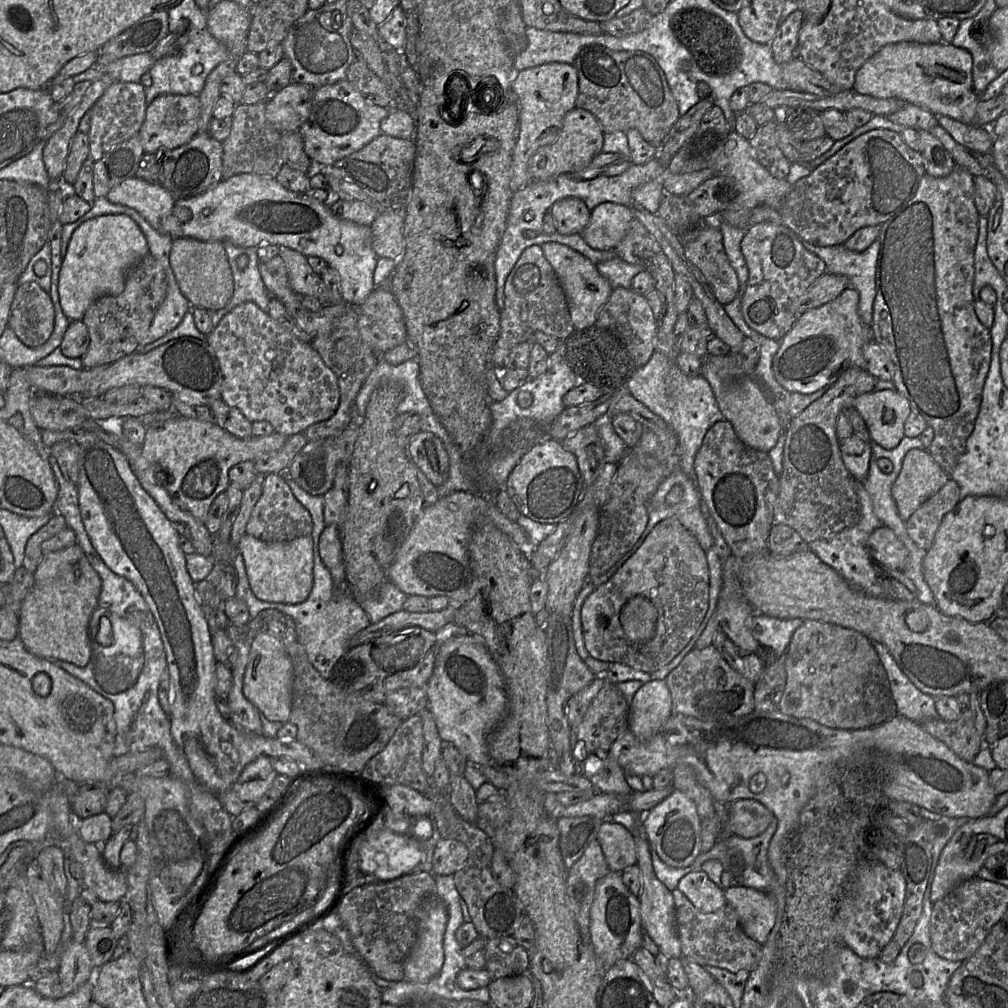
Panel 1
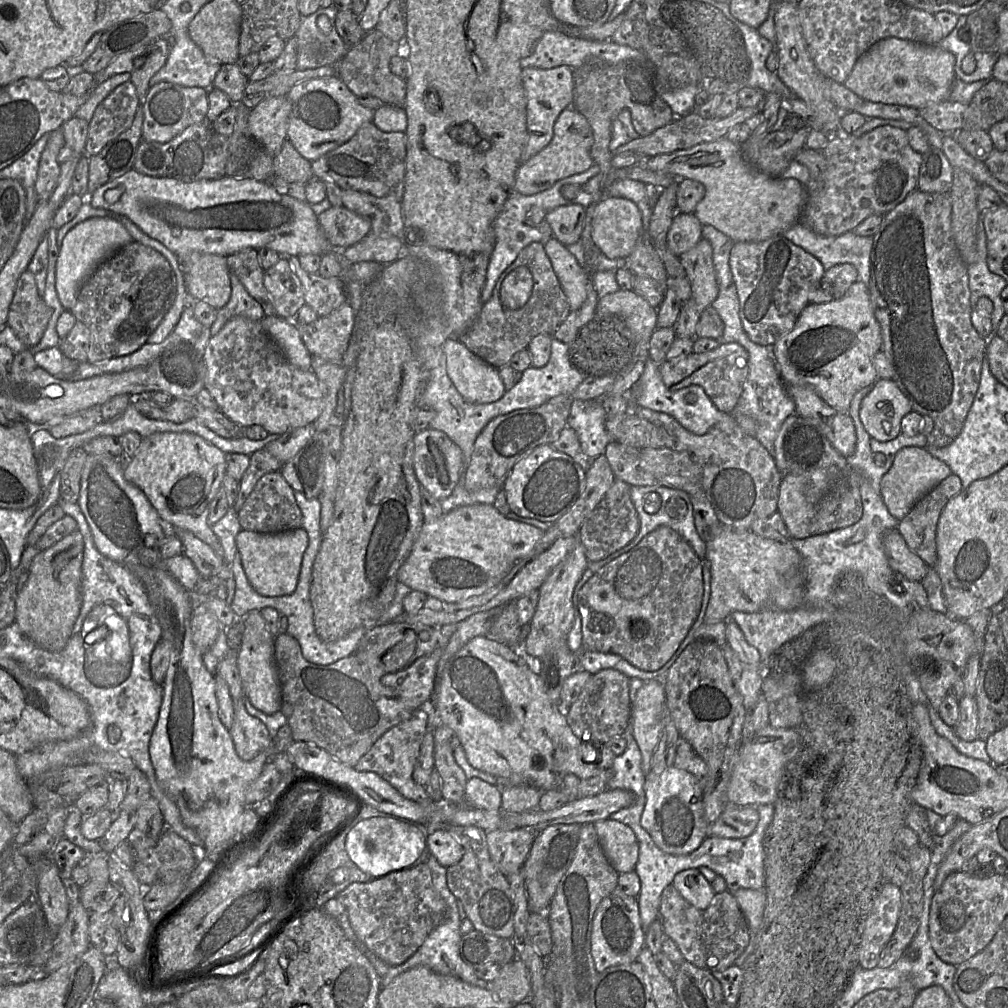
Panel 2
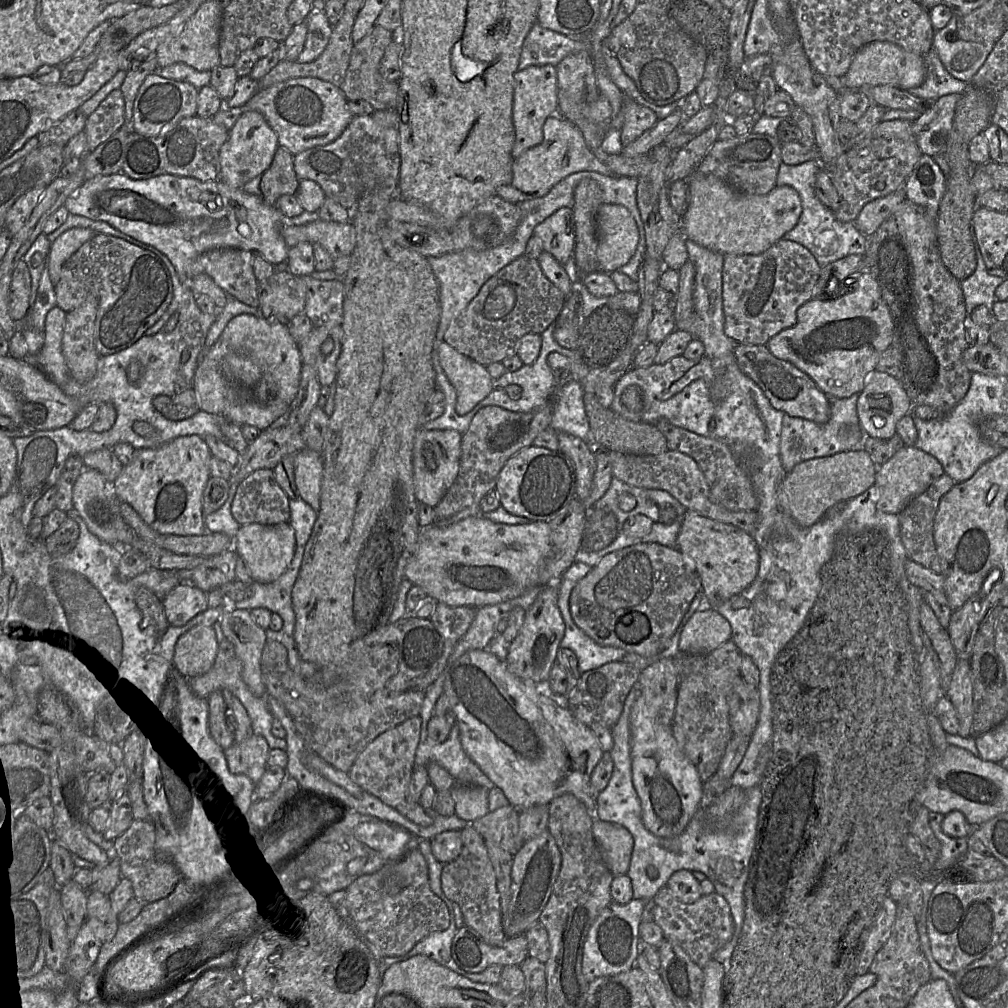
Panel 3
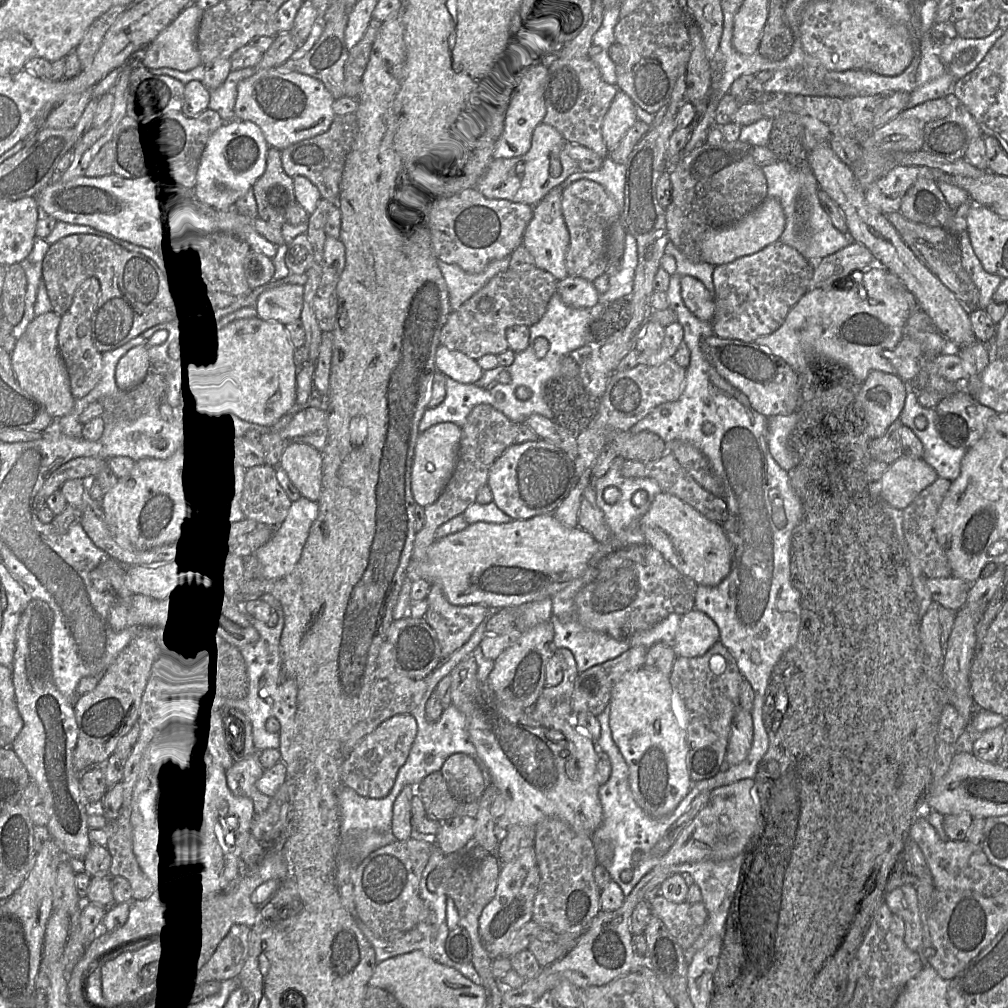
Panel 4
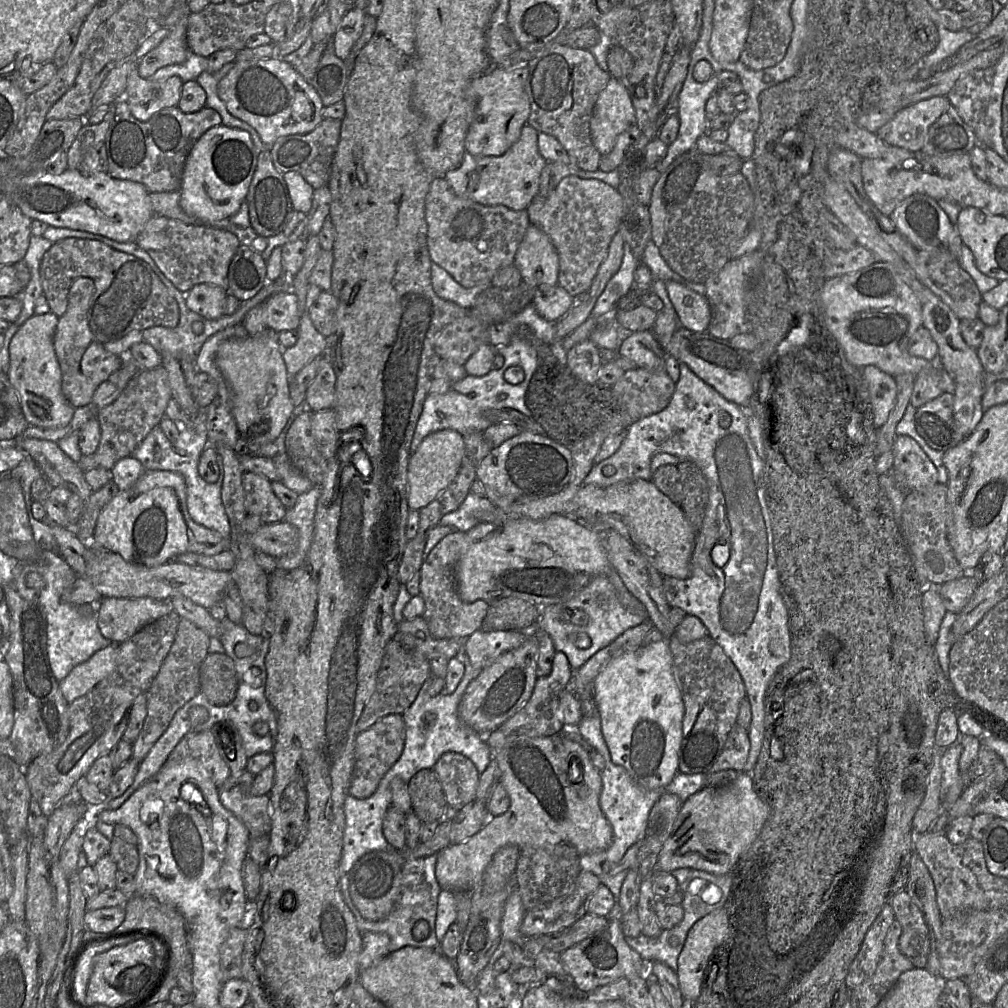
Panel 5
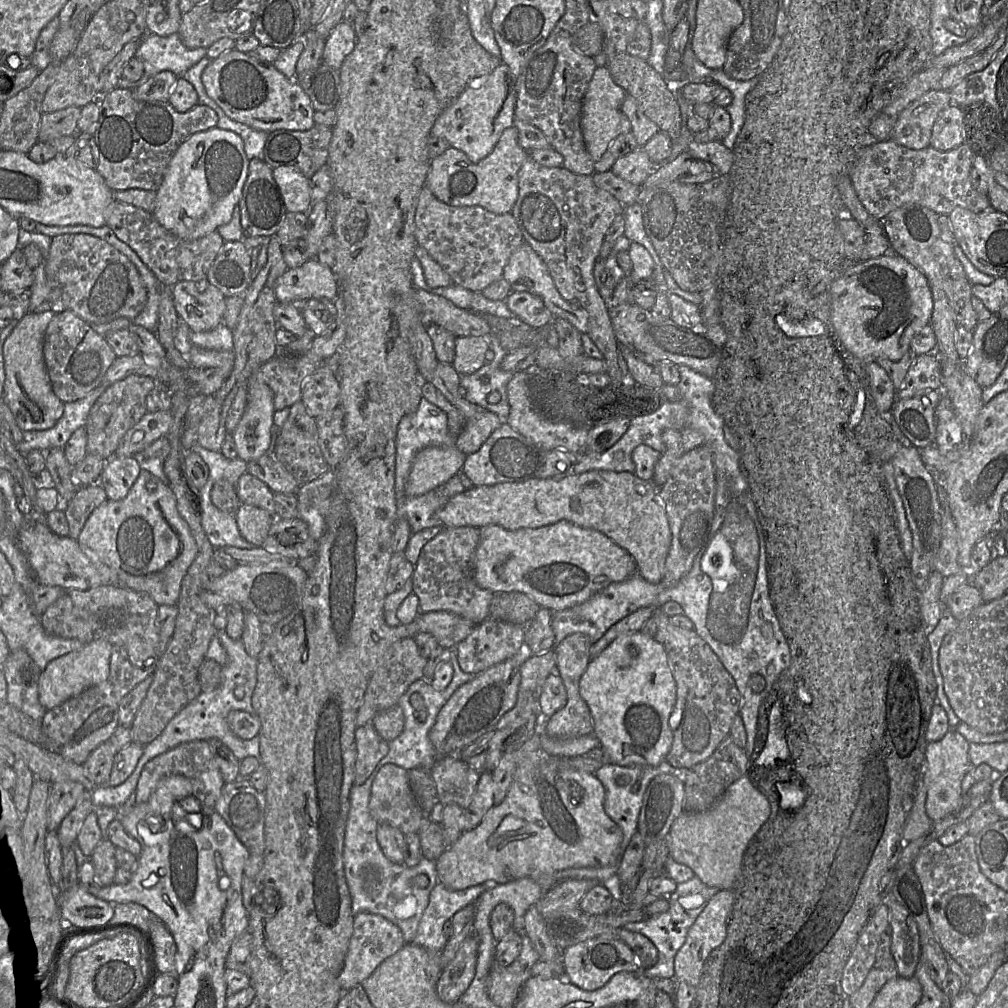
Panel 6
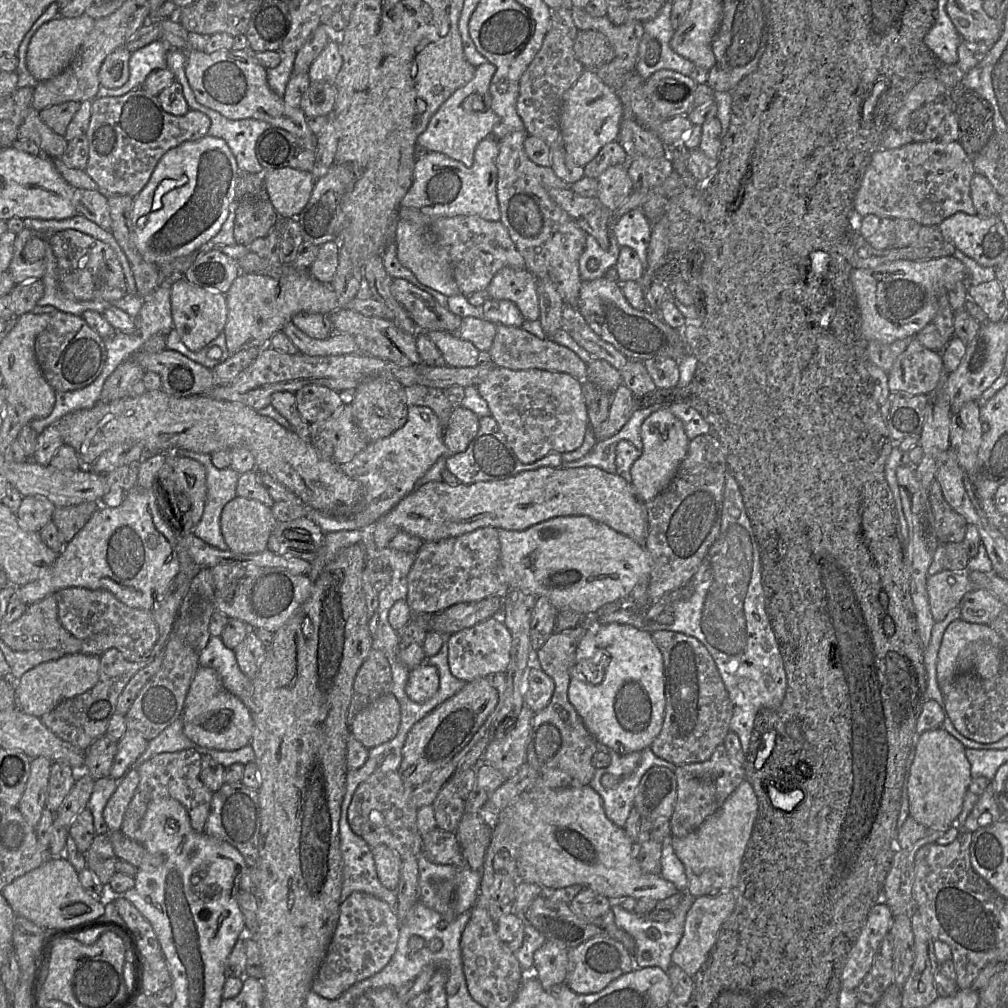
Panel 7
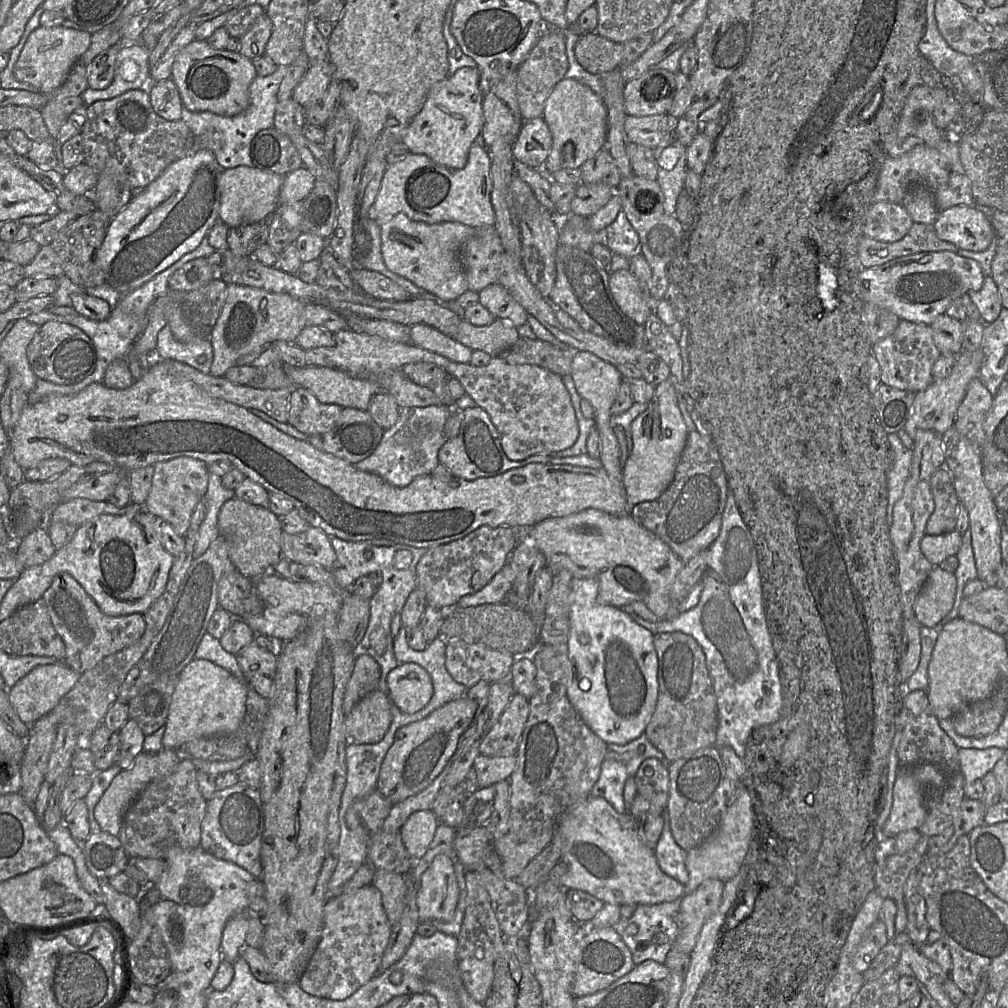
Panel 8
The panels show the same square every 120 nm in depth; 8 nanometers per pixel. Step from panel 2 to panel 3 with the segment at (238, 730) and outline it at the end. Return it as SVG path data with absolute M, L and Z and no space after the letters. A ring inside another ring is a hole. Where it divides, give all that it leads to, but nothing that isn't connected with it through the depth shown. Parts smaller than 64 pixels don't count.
M251 733L249 737L240 742L234 742L230 748L225 750L228 768L235 774L248 776L257 785L267 768L267 758L270 748L263 736Z

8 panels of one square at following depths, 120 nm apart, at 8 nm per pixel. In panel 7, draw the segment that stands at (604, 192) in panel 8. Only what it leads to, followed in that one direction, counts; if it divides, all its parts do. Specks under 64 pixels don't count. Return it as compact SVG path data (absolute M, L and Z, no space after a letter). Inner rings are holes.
M627 164L607 168L598 177L597 198L610 210L616 210L633 192L633 183L629 177Z

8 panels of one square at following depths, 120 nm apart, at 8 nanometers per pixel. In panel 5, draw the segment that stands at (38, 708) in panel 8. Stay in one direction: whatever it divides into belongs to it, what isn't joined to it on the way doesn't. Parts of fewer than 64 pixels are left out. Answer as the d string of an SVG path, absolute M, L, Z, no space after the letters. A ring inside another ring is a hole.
M110 644L98 650L87 661L75 666L59 682L63 697L68 703L88 693L113 671L116 659L116 645Z

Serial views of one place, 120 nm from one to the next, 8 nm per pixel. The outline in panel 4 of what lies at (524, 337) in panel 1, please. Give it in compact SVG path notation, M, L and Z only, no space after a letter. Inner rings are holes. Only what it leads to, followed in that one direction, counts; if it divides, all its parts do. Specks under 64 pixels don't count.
M534 267L528 271L507 269L490 279L458 310L451 312L440 334L440 345L458 351L475 361L486 355L499 356L508 350L506 331L514 326L538 323L548 304L557 294L558 280L544 270Z

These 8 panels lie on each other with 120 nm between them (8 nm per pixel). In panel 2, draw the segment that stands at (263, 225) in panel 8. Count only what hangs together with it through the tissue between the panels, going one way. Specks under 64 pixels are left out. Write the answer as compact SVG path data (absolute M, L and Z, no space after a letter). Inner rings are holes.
M286 139L273 160L273 178L282 178L289 183L306 184L314 178L311 162L303 158Z

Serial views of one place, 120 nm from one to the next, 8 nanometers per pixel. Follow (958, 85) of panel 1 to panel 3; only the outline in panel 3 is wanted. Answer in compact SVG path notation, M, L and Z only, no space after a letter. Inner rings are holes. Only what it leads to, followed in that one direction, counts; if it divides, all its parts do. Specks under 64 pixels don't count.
M874 41L857 51L848 72L843 76L843 83L848 90L875 85L890 85L909 91L920 86L926 78L923 56L908 52L900 46L886 41Z

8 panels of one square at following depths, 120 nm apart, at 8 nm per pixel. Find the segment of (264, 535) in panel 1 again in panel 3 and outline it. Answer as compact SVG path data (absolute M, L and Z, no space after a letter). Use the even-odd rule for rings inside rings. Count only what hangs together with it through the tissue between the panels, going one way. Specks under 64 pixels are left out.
M257 469L239 483L231 513L240 525L289 522L289 498L276 482L272 469Z

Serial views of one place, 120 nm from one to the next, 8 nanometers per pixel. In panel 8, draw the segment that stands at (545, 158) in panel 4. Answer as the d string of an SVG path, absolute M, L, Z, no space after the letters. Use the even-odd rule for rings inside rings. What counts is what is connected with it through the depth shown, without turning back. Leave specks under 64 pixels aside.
M473 143L462 169L451 169L433 162L426 155L409 153L388 164L370 218L383 223L398 213L428 224L457 221L473 228L493 226L495 213L491 202L493 182L487 148Z

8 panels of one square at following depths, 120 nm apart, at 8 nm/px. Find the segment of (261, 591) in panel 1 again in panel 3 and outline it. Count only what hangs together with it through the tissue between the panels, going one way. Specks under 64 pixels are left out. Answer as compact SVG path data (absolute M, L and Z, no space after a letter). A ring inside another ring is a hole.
M258 523L240 525L233 549L244 561L249 575L261 583L279 578L289 566L295 552L295 531L289 523L263 525Z

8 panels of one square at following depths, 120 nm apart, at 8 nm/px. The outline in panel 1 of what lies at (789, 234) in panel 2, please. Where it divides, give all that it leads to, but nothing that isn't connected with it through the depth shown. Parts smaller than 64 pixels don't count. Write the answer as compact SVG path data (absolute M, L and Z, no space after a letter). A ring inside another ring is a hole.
M803 239L800 241L807 250L824 261L826 272L848 277L848 288L853 288L859 293L859 317L866 325L871 326L876 296L876 264L880 247L878 239L862 252L851 251L844 244L815 246Z

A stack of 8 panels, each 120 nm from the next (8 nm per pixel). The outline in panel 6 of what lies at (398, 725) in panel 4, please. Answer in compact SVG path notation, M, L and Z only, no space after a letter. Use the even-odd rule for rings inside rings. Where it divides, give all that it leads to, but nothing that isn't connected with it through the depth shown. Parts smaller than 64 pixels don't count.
M371 723L355 729L356 759L354 785L363 784L388 753L388 742L379 736Z

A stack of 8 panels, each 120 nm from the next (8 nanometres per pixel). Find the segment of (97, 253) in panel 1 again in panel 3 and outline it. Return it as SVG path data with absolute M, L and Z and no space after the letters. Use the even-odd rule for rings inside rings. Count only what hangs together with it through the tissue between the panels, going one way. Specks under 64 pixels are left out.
M73 228L63 233L51 244L49 254L49 274L54 286L61 277L64 263L87 241L98 233L88 228Z

